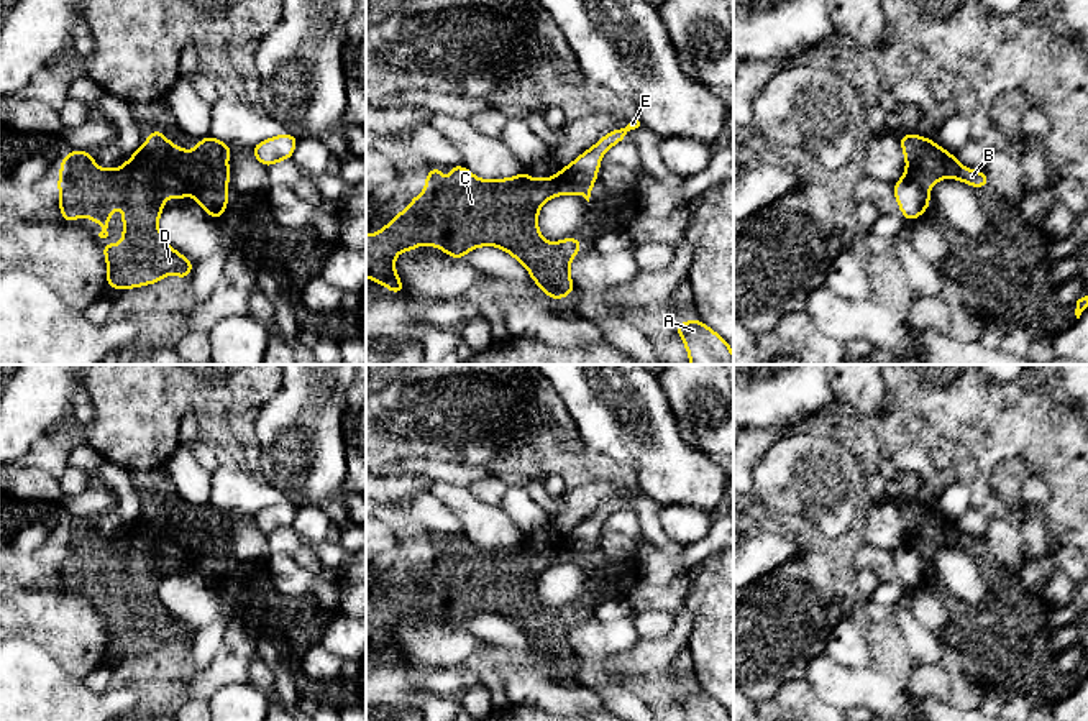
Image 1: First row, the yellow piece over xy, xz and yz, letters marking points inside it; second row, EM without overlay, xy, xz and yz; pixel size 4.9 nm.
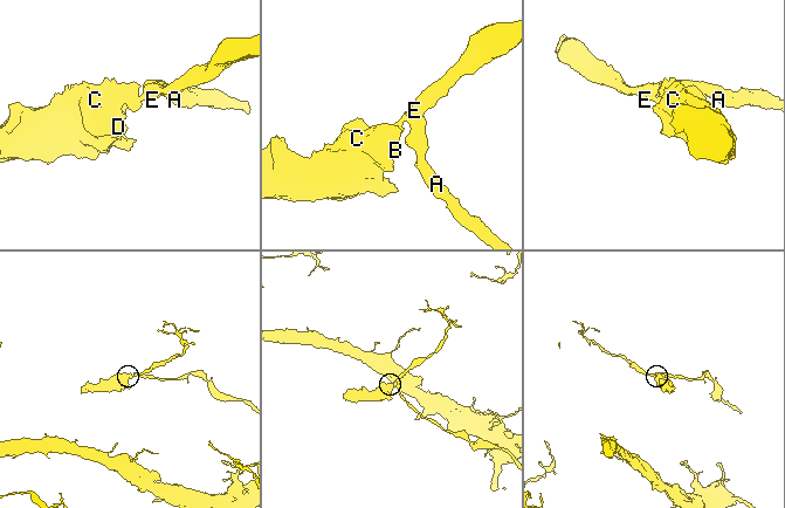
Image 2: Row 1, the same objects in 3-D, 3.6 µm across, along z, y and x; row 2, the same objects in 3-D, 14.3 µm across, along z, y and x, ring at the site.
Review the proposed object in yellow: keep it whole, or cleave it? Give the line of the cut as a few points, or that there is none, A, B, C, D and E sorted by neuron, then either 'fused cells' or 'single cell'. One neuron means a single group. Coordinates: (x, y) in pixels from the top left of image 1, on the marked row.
xy (225, 184), (205, 184), (192, 194) | A E / B C D | fused cells

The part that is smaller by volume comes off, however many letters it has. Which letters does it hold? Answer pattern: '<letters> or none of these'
B, C, D

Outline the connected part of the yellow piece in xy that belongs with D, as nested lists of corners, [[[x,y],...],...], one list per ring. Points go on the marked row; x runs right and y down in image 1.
[[[151,130],[149,140],[141,141],[138,151],[118,169],[100,169],[89,151],[67,151],[67,156],[61,161],[57,182],[62,220],[74,223],[82,214],[92,222],[100,222],[98,237],[107,238],[107,222],[117,205],[123,204],[123,241],[120,245],[102,245],[108,269],[108,287],[120,291],[141,287],[159,282],[167,274],[189,278],[194,263],[169,246],[158,228],[158,218],[164,210],[167,195],[182,200],[187,194],[202,191],[208,184],[226,186],[231,179],[228,171],[231,148],[231,145],[208,135],[199,141],[194,151],[187,151],[171,143],[159,130]]]

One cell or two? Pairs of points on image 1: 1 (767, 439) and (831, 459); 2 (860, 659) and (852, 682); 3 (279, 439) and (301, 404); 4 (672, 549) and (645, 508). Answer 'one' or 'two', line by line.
1: two
2: two
3: one
4: one

